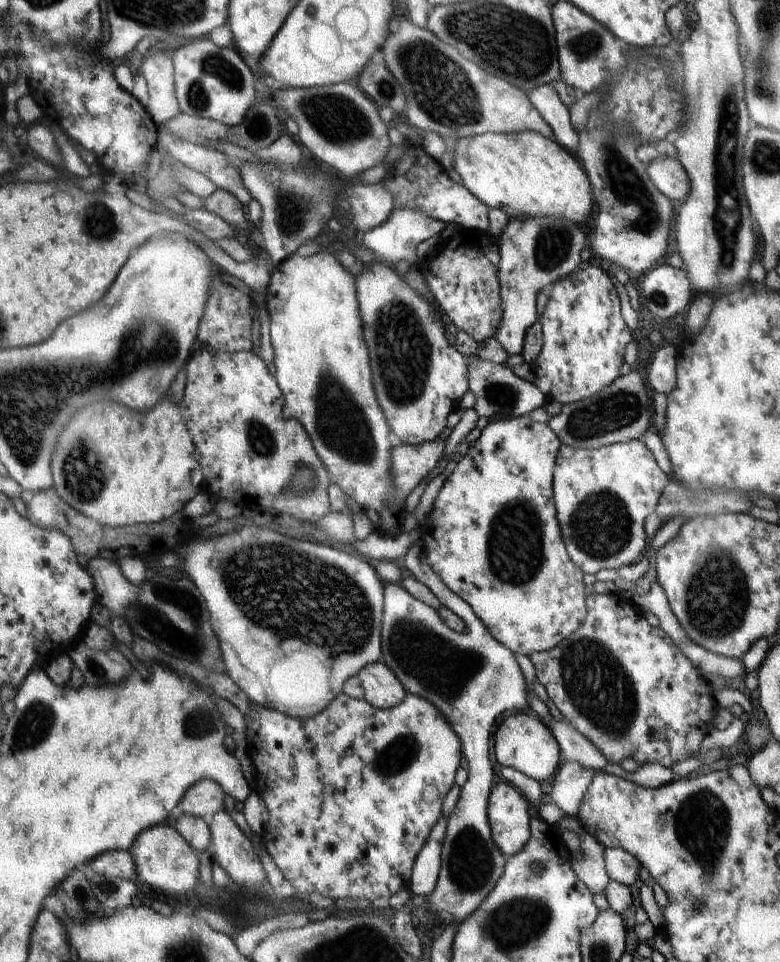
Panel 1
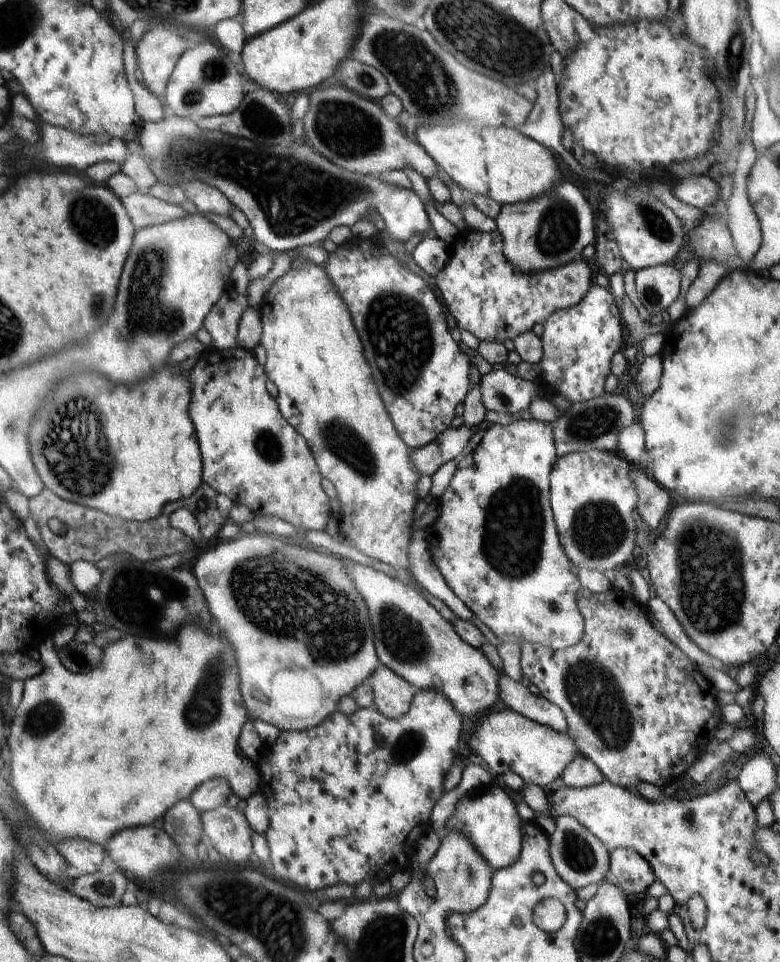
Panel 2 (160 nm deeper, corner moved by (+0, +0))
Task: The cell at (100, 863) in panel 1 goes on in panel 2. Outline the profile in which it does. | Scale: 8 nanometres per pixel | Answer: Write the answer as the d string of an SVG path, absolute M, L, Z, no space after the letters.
M62 840L54 848L68 865L82 870L84 875L98 871L105 857L104 850L88 840Z

